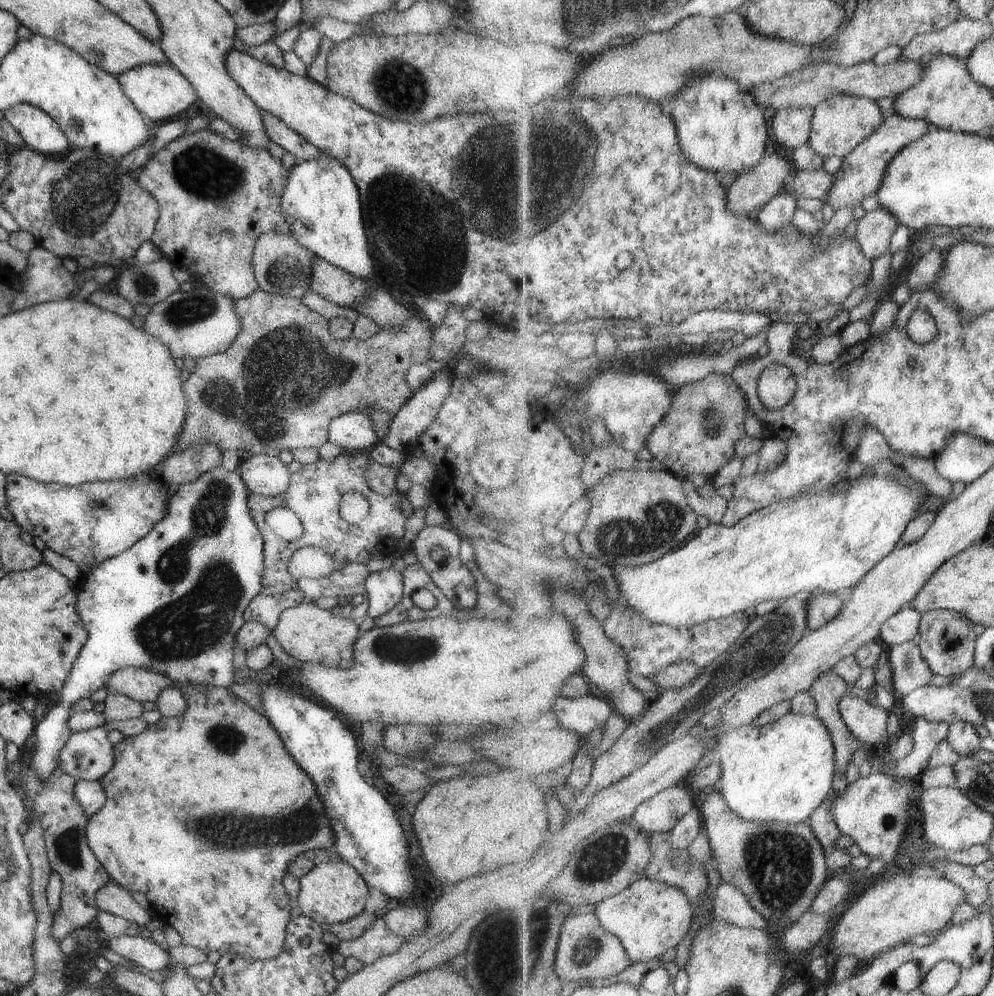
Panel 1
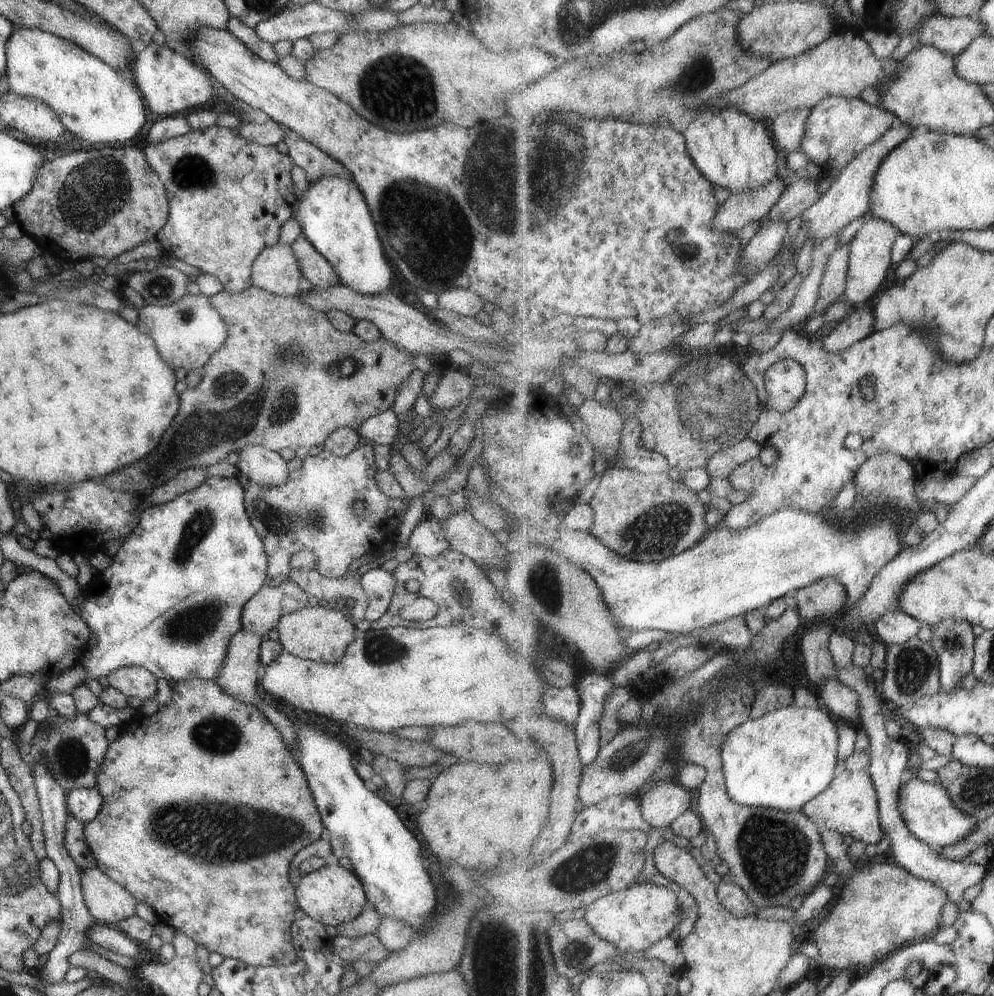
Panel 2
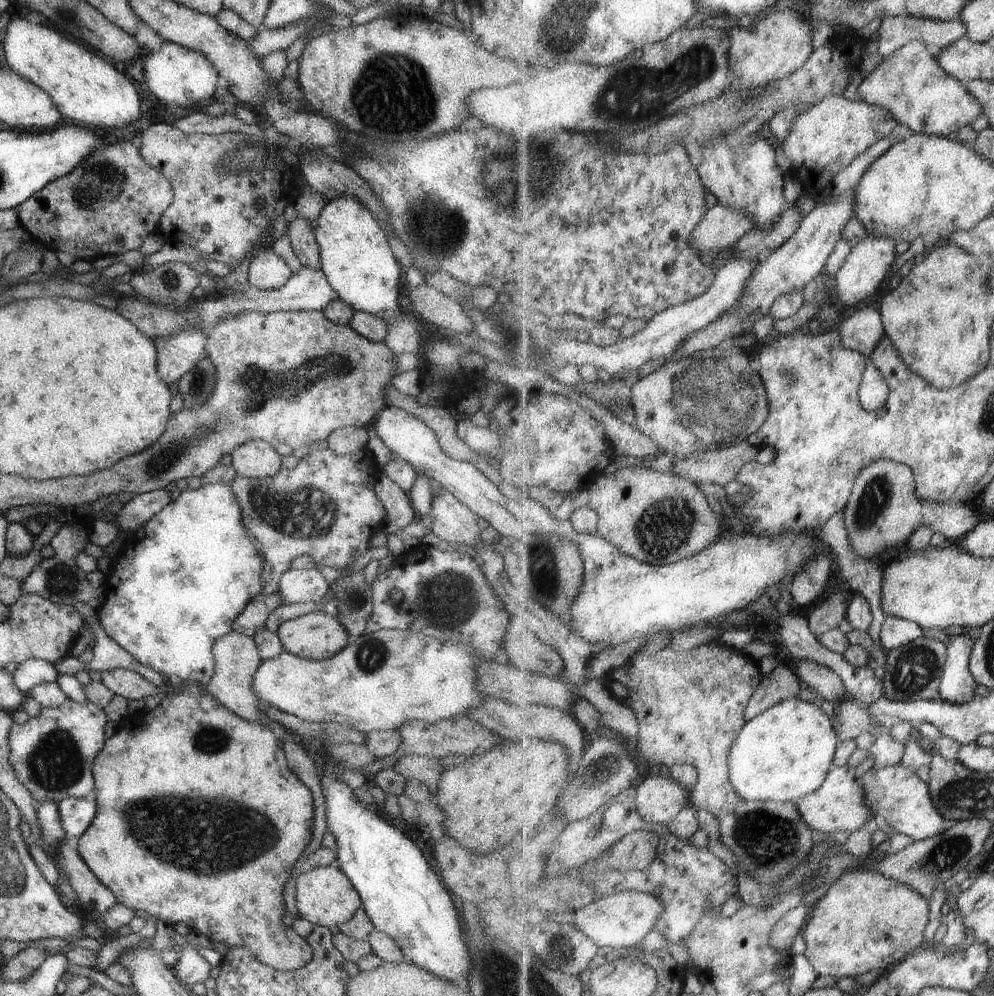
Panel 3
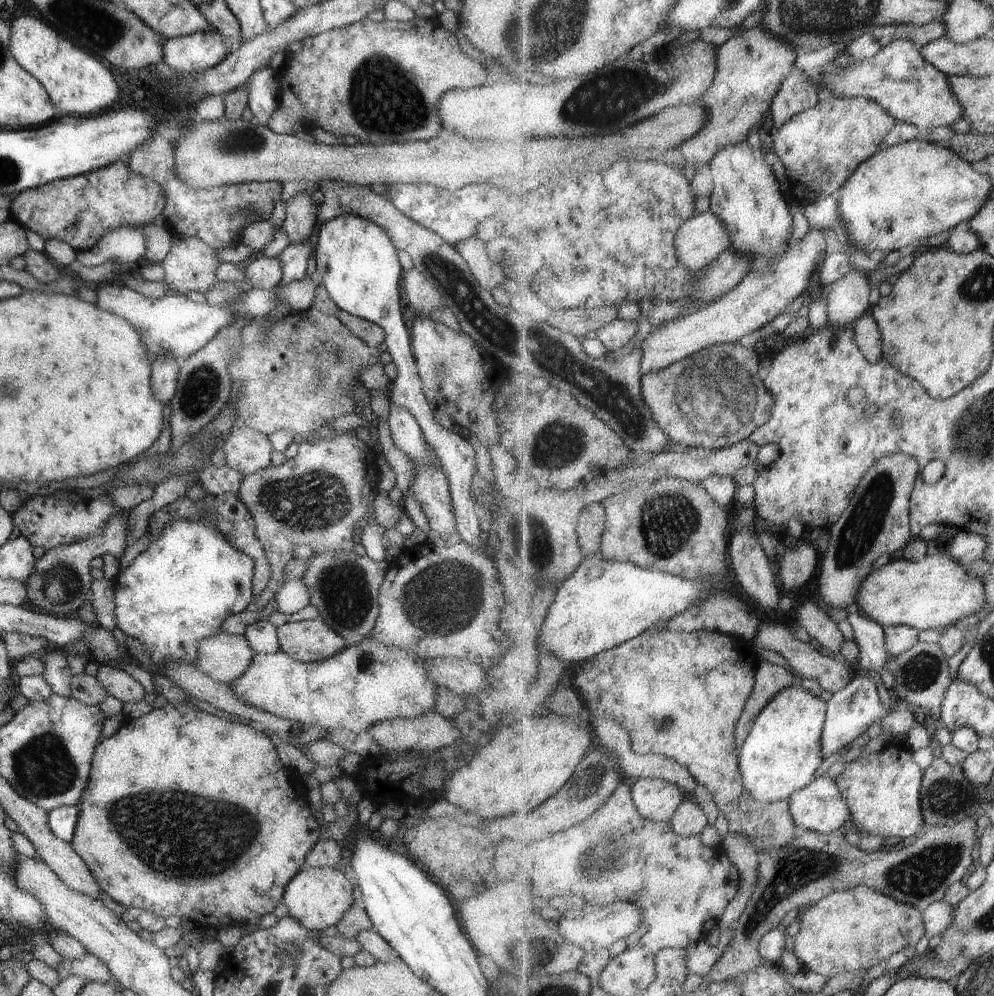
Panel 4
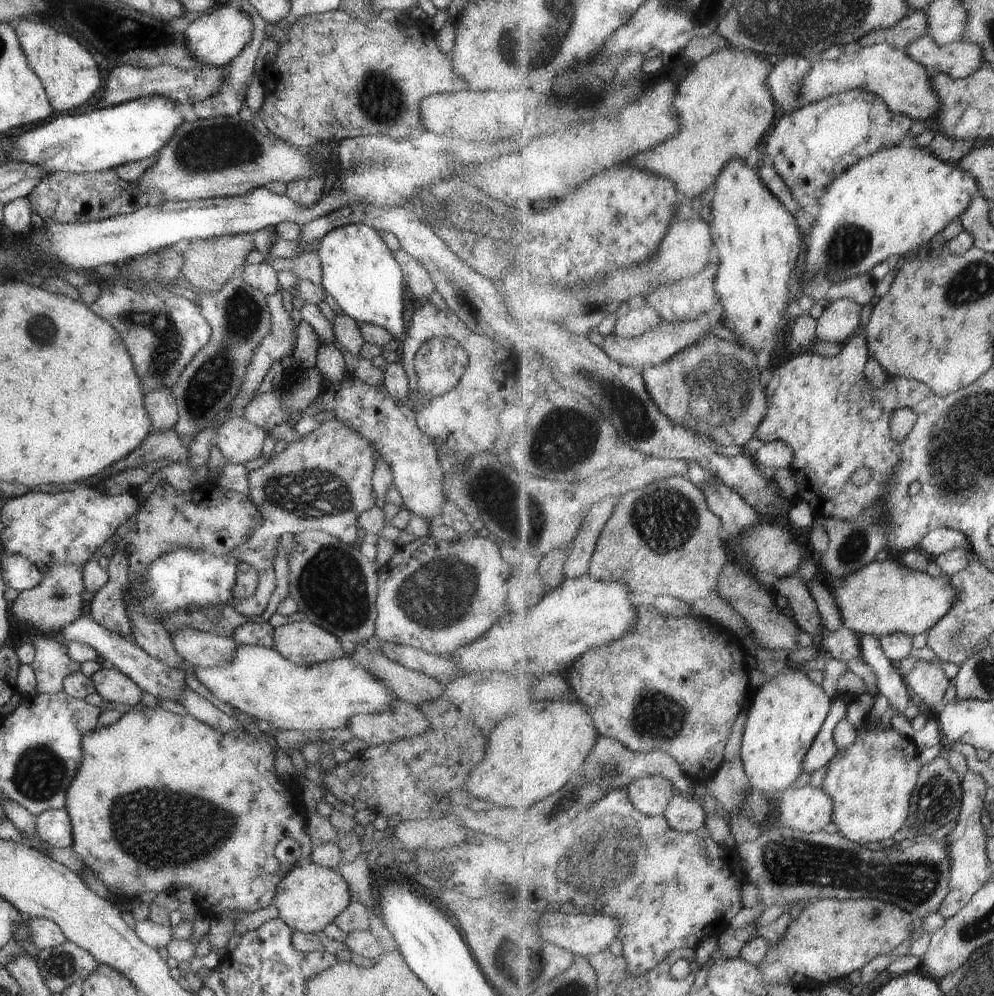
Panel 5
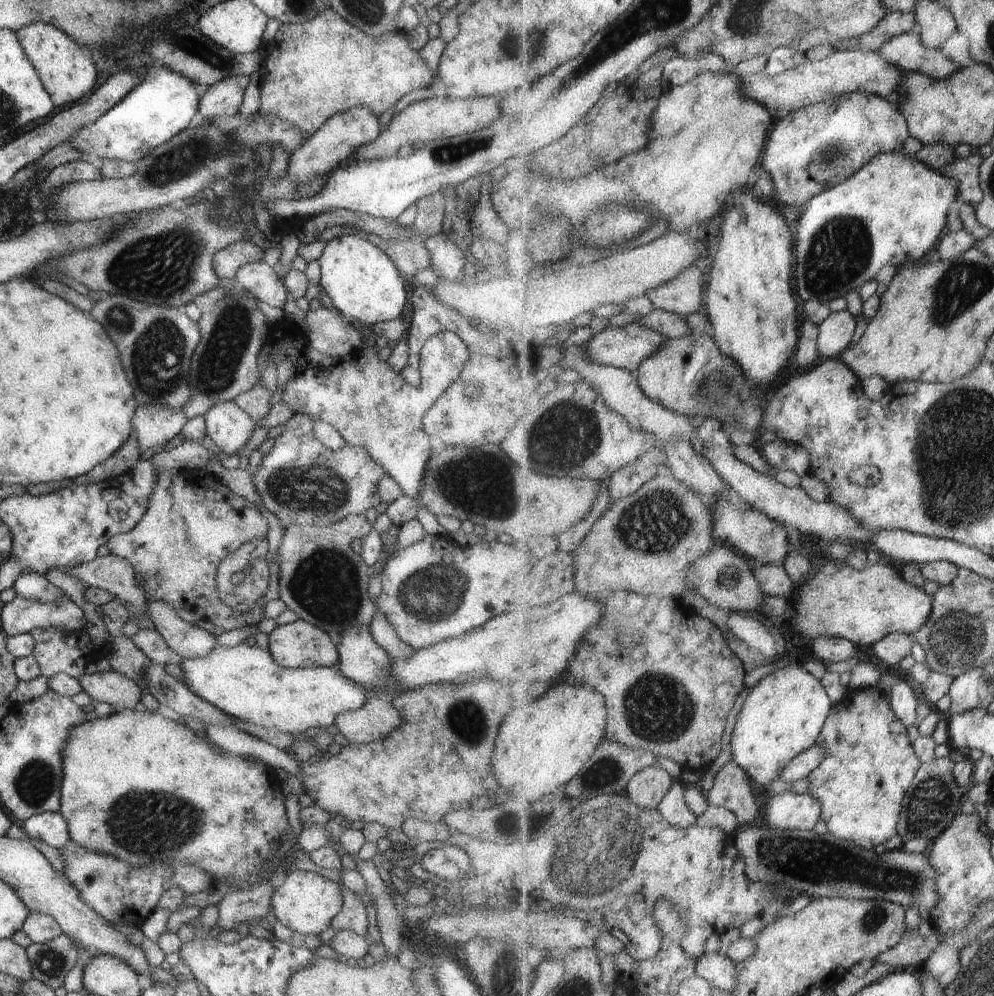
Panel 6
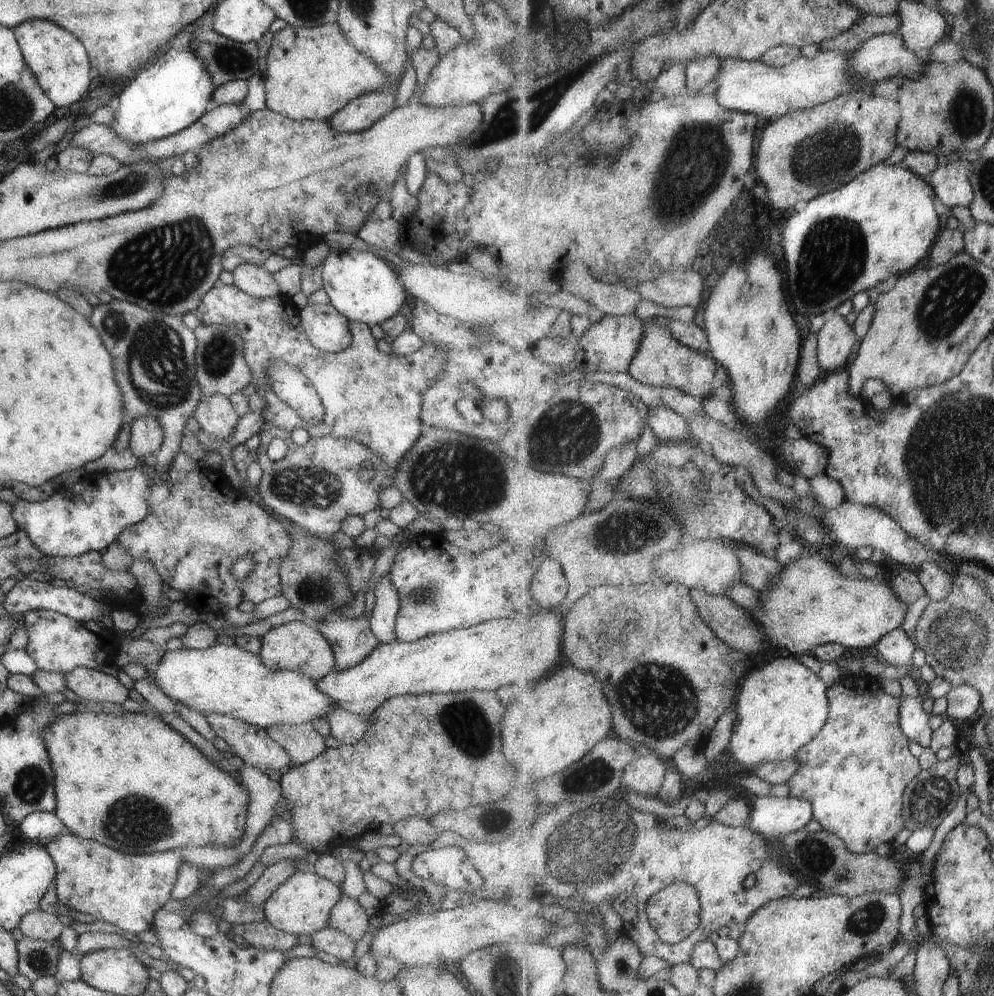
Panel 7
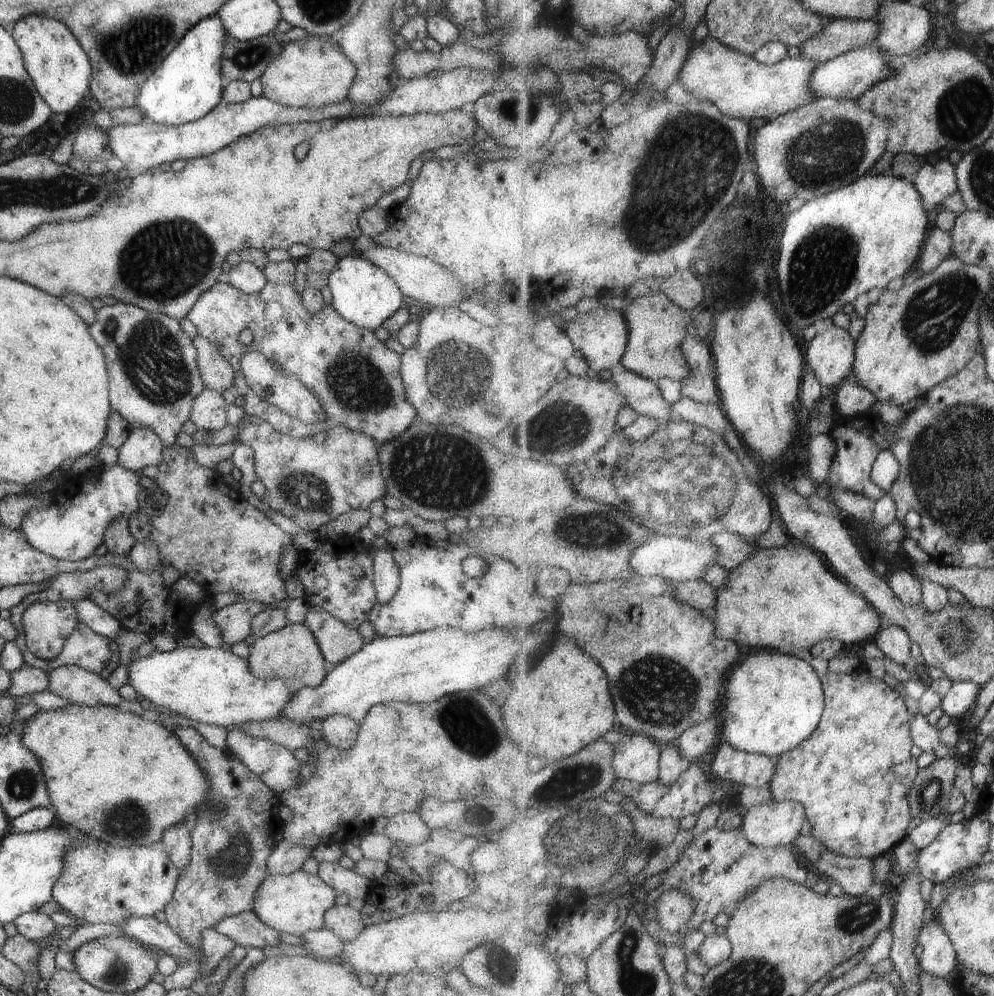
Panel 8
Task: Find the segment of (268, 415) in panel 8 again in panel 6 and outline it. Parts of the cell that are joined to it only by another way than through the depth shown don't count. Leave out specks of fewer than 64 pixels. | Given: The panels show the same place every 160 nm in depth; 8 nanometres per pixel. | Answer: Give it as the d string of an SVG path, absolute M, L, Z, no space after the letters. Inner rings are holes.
M285 319L281 323L272 324L265 334L265 339L262 340L262 345L260 350L265 351L266 354L264 359L267 361L272 360L275 364L278 362L283 362L283 360L292 362L294 365L294 373L289 378L283 386L280 400L285 404L288 404L292 408L293 413L301 413L306 417L309 417L311 420L323 420L327 422L329 426L333 426L335 430L339 433L339 436L343 438L345 444L351 446L358 446L363 448L368 452L368 455L377 463L379 466L382 466L385 474L389 475L397 484L400 490L400 494L407 495L413 498L416 498L419 489L421 488L421 477L422 472L424 471L424 464L429 455L431 454L431 448L429 447L429 438L425 434L425 431L422 429L422 416L425 412L432 411L435 407L435 403L439 401L439 396L442 393L444 388L447 388L456 378L457 375L463 370L465 362L468 360L468 348L466 344L451 331L439 331L437 334L431 335L425 342L420 346L419 349L419 359L418 359L418 370L420 372L420 382L417 386L412 386L410 383L405 381L400 373L395 372L385 361L377 357L378 348L374 342L374 334L369 331L369 326L363 324L357 325L359 330L362 332L364 338L364 344L361 343L361 346L357 348L353 353L348 354L347 356L340 356L337 358L331 358L317 352L312 346L309 345L308 339L303 335L299 330L297 330L293 323Z

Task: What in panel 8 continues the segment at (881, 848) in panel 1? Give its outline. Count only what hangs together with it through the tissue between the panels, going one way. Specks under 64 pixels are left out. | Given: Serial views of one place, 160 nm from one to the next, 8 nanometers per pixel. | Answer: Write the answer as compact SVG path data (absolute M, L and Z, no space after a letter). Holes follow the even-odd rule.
M771 800L748 809L744 815L744 833L760 847L793 845L803 830L806 808L797 801Z

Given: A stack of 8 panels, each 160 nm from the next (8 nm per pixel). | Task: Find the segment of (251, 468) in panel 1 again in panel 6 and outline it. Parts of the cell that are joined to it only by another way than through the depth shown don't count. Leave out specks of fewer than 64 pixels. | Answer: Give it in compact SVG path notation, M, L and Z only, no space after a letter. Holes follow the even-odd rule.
M232 400L219 401L202 414L206 433L223 455L236 454L255 428L255 422Z

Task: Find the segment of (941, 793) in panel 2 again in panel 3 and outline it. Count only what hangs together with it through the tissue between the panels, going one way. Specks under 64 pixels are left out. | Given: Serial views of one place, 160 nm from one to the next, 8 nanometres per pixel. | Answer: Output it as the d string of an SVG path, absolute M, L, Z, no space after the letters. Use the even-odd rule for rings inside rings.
M902 762L885 768L874 766L862 776L862 782L866 805L873 812L873 818L885 819L894 834L905 834L913 842L922 841L943 834L957 823L946 819L937 810L930 797L930 786Z

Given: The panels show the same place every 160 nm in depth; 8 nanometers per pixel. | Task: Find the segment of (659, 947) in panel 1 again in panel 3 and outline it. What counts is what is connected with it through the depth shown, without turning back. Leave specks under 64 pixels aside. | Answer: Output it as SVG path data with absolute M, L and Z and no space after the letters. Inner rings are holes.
M617 891L576 912L574 924L583 934L594 940L598 947L610 946L617 950L631 950L653 932L653 926L664 910L664 904L655 895L637 891Z

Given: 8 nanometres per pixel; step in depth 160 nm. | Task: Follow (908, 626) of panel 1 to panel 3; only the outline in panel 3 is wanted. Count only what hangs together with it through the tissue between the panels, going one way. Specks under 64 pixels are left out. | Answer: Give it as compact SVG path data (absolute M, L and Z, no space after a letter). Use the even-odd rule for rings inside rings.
M887 615L882 626L883 648L890 652L923 637L923 627L916 622Z

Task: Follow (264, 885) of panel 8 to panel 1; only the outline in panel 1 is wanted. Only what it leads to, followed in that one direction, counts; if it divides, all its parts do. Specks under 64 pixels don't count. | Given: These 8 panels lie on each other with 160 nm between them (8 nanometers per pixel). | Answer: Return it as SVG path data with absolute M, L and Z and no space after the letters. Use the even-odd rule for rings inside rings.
M345 861L322 862L316 864L298 878L300 882L296 896L297 905L306 917L317 924L340 923L357 916L364 909L365 900L369 896L366 882L361 875Z

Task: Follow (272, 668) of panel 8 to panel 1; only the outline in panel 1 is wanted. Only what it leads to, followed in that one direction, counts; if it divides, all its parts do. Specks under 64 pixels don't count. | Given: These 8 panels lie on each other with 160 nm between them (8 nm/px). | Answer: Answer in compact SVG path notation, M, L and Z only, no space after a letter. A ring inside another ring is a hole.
M301 602L278 614L278 621L271 631L281 648L302 663L317 663L338 671L353 665L352 646L361 632L345 612L319 609L314 602Z

